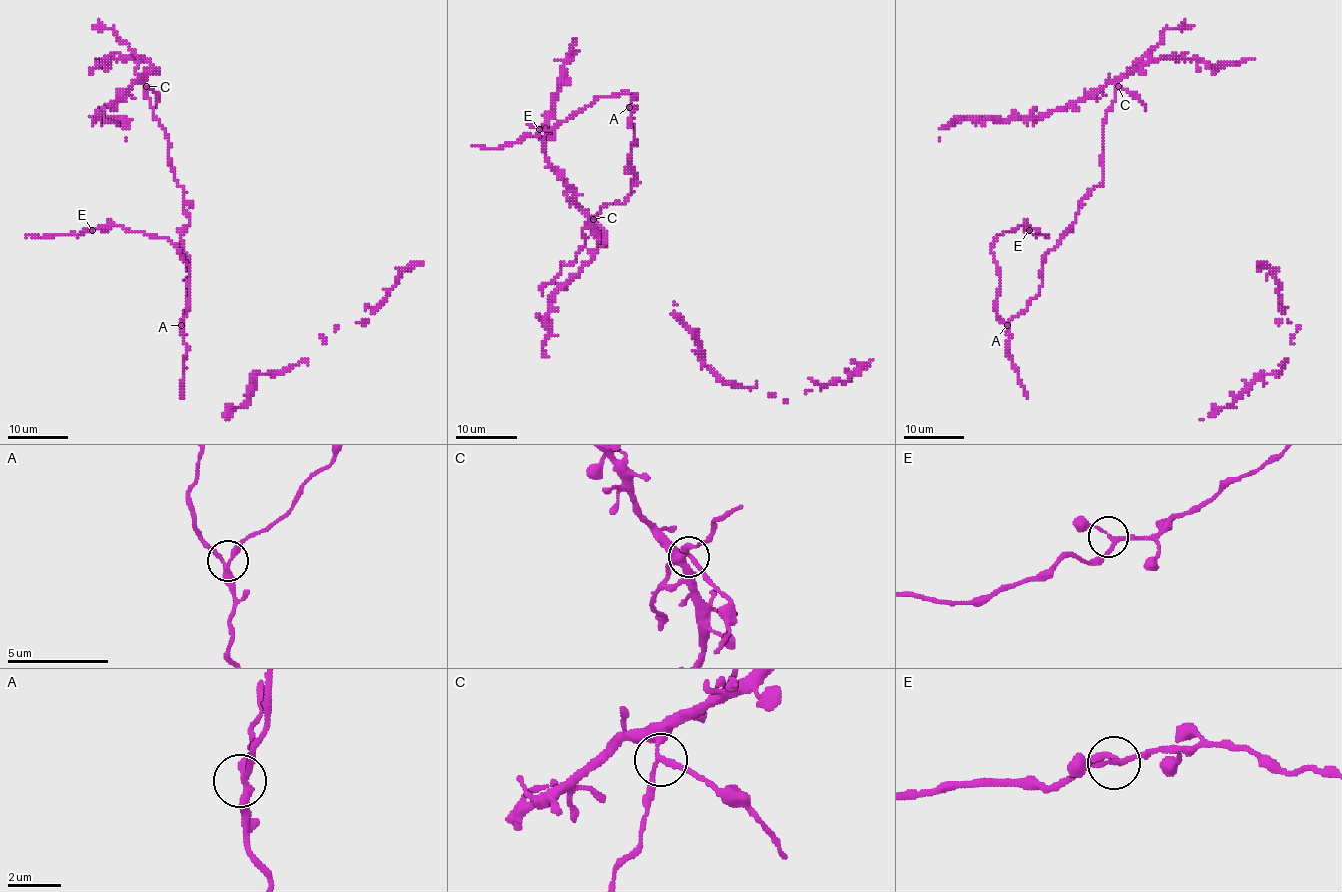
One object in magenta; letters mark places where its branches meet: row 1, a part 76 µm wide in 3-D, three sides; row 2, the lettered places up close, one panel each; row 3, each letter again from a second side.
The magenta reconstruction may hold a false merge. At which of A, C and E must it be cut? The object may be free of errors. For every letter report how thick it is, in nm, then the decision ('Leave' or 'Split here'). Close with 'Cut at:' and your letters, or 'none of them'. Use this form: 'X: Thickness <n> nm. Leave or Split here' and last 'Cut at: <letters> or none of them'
A: Thickness 260 nm. Leave
C: Thickness 180 nm. Split here
E: Thickness 170 nm. Leave
Cut at: C

